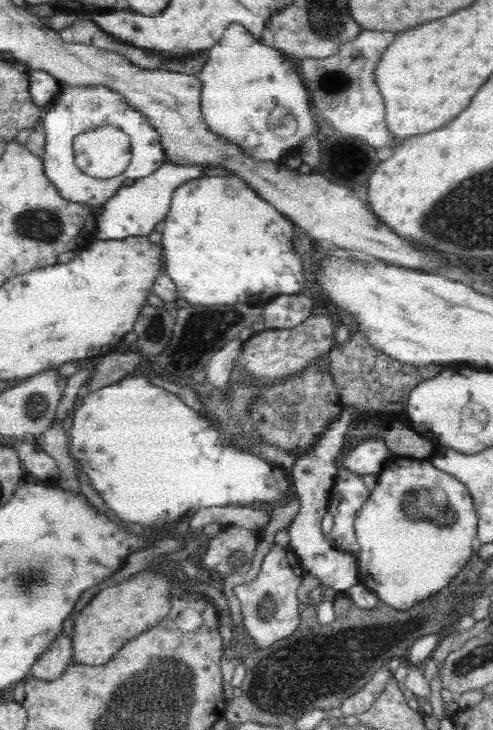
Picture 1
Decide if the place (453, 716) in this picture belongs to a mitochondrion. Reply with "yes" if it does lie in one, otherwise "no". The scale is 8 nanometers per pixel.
no

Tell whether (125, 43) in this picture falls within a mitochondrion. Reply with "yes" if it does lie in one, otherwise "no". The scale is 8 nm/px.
no

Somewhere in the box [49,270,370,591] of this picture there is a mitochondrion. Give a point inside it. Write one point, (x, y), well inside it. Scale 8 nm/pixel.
(201, 332)

